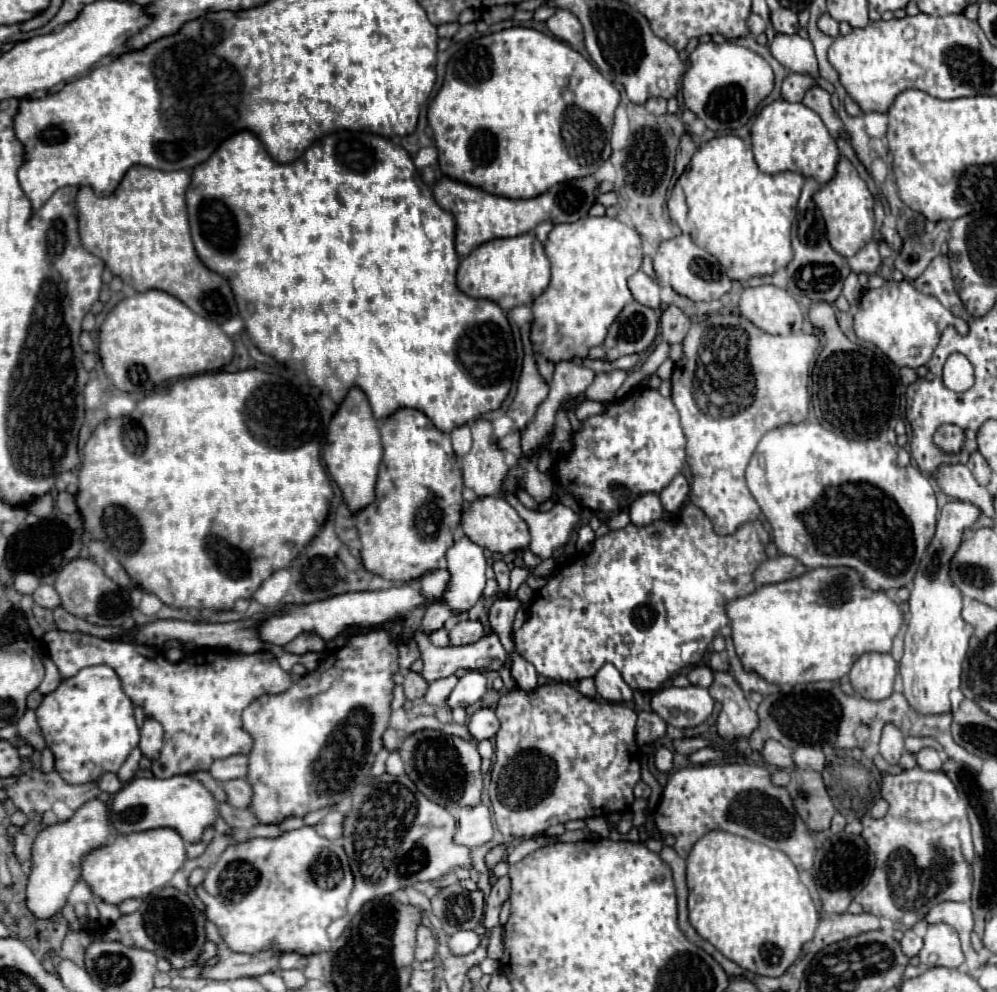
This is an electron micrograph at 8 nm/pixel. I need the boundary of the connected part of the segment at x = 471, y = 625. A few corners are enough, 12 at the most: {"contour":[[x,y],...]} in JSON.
{"contour":[[462,619],[450,631],[452,645],[484,635],[480,619]]}

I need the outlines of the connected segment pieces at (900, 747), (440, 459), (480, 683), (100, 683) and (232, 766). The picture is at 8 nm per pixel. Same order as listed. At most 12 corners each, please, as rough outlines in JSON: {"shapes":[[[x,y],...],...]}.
{"shapes":[[[886,723],[880,755],[898,763],[904,753],[904,735],[894,723]],[[384,421],[376,499],[356,513],[370,573],[438,569],[462,517],[450,433]],[[468,671],[446,699],[450,709],[468,707],[486,693],[484,673]],[[108,665],[44,697],[36,719],[70,785],[118,773],[140,741]],[[248,755],[214,761],[210,775],[216,781],[246,777]]]}

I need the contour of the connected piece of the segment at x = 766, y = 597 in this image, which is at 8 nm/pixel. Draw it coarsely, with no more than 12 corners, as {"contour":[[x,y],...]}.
{"contour":[[850,567],[726,603],[744,669],[836,681],[904,619]]}

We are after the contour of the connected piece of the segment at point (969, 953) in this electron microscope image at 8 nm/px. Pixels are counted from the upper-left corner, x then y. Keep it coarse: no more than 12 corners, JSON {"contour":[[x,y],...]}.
{"contour":[[940,903],[926,923],[952,925],[962,941],[966,967],[980,967],[970,945],[974,929],[968,903]]}

